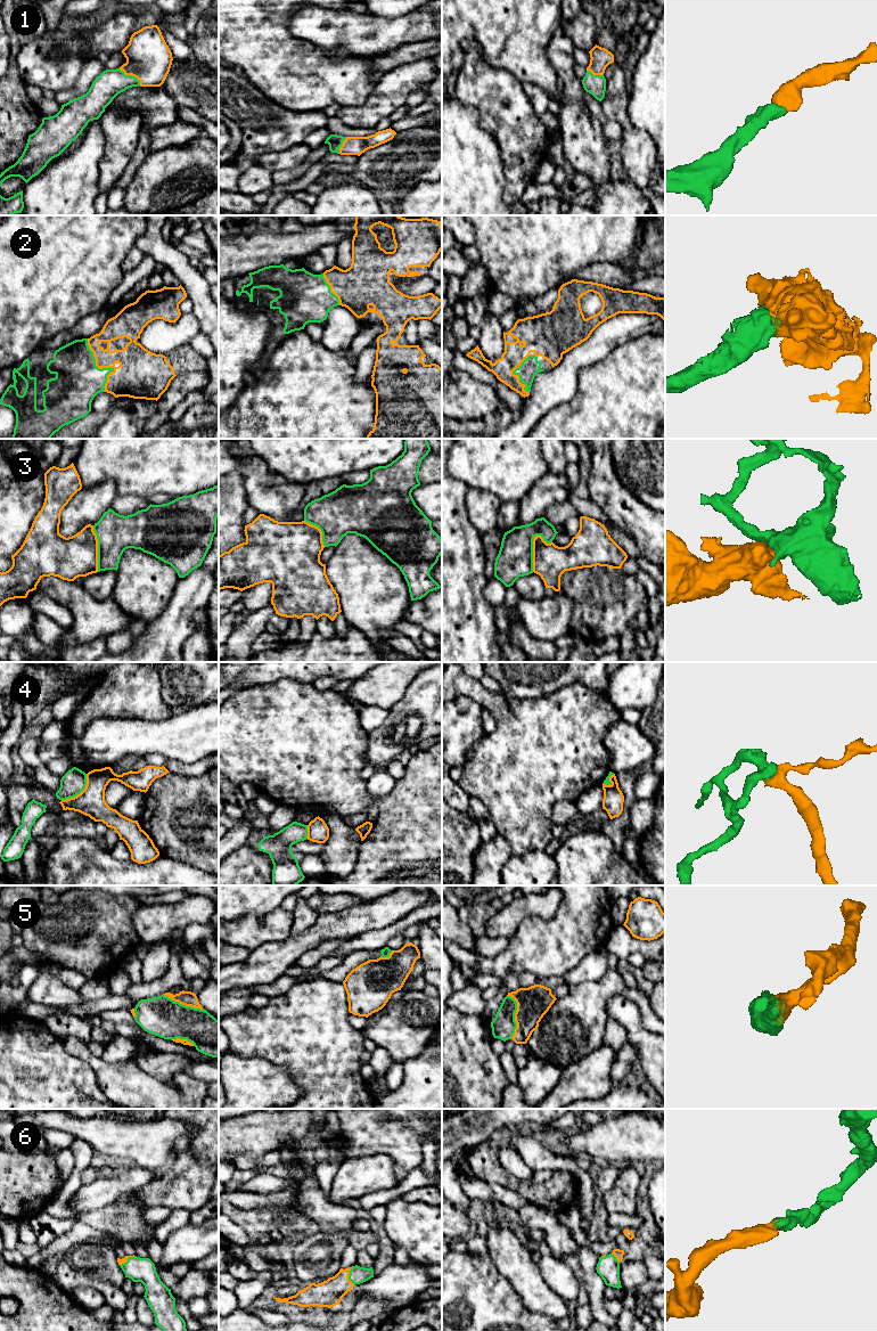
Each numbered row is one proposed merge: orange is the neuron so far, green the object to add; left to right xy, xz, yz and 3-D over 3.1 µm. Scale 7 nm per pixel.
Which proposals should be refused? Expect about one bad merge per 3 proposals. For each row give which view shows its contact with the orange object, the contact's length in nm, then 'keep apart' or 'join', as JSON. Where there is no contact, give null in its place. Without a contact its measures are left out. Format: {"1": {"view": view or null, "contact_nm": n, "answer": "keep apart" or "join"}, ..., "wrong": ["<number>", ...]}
{"1": {"view": "xy", "contact_nm": 200, "answer": "join"}, "2": {"view": "xy", "contact_nm": 400, "answer": "join"}, "3": {"view": "yz", "contact_nm": 280, "answer": "keep apart"}, "4": {"view": "xy", "contact_nm": 260, "answer": "keep apart"}, "5": {"view": "yz", "contact_nm": 320, "answer": "join"}, "6": {"view": "xz", "contact_nm": 140, "answer": "join"}, "wrong": ["3", "4"]}

